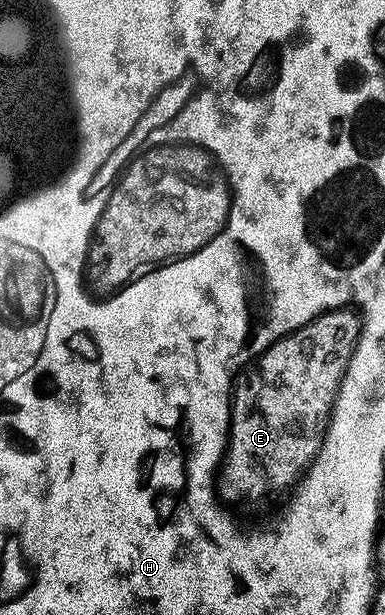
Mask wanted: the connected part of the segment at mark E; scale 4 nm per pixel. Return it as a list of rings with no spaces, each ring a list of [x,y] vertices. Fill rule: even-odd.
[[[350,307],[341,309],[330,309],[327,313],[321,313],[319,317],[313,317],[306,325],[301,325],[298,329],[293,329],[290,333],[283,333],[278,340],[263,349],[257,354],[253,362],[254,369],[247,368],[245,371],[237,374],[236,380],[232,385],[232,400],[230,403],[230,436],[226,447],[226,456],[222,459],[220,472],[216,477],[216,489],[224,499],[232,499],[235,495],[240,495],[248,503],[262,501],[265,497],[270,497],[273,493],[282,493],[285,489],[290,489],[294,484],[303,480],[304,474],[313,463],[314,458],[323,452],[324,442],[327,440],[326,428],[330,425],[330,412],[334,409],[334,404],[339,404],[340,393],[338,397],[338,388],[342,385],[342,380],[346,377],[346,368],[350,365],[350,356],[354,353],[354,348],[359,348],[360,338],[362,336],[362,318],[357,312],[354,313]]]

